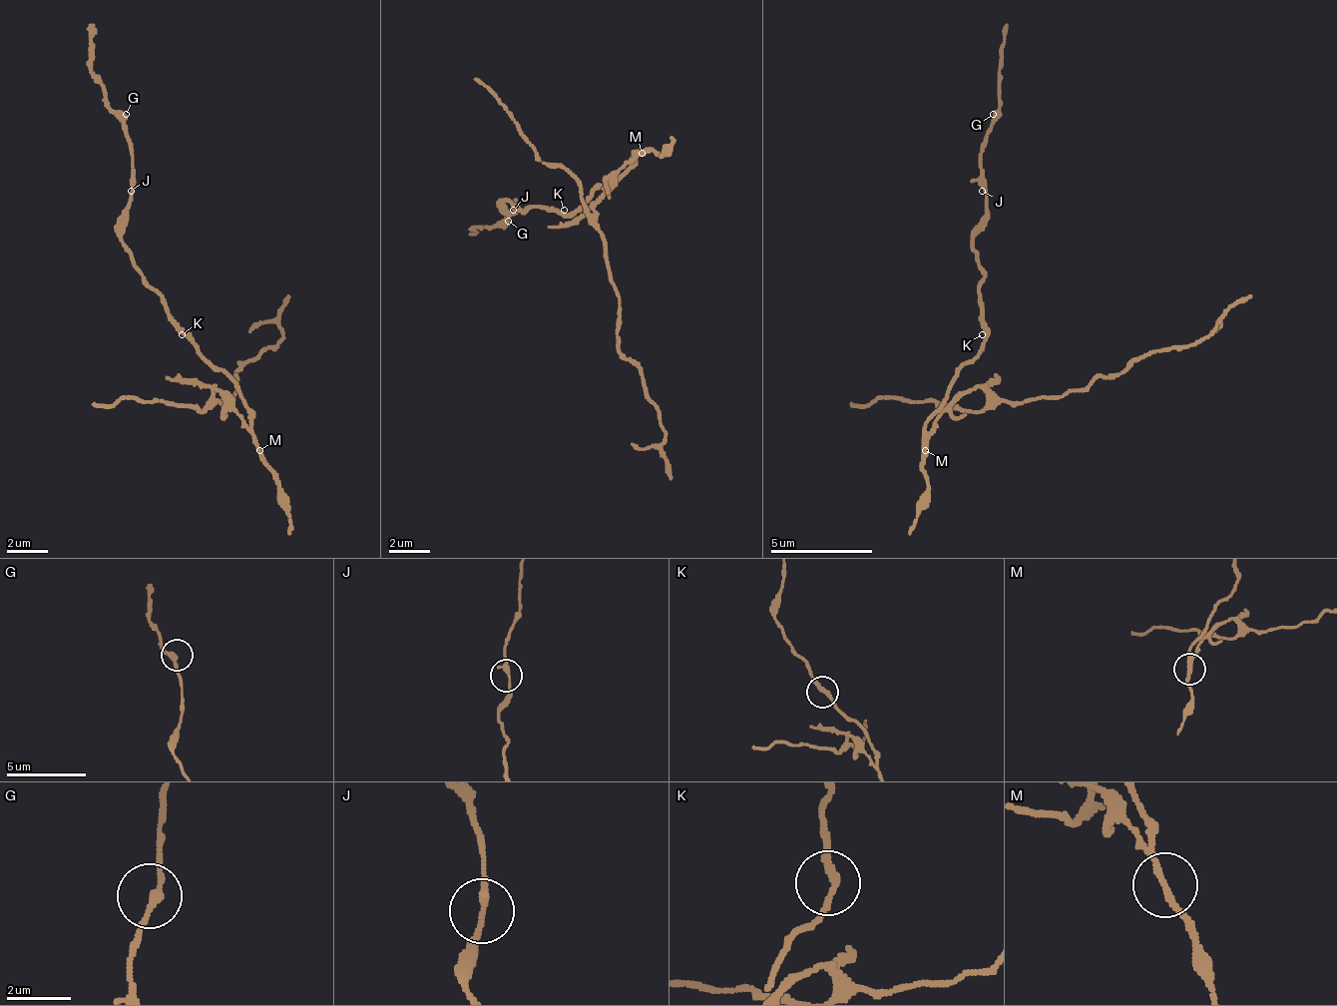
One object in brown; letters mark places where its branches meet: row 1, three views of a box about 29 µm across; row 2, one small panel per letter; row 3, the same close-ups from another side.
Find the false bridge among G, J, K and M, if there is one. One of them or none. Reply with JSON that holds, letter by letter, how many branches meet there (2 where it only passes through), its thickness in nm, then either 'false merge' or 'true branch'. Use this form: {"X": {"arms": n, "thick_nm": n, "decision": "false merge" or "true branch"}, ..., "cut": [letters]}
{"G": {"arms": 2, "thick_nm": 240, "decision": "true branch"}, "J": {"arms": 2, "thick_nm": 200, "decision": "true branch"}, "K": {"arms": 2, "thick_nm": 200, "decision": "true branch"}, "M": {"arms": 2, "thick_nm": 220, "decision": "false merge"}, "cut": ["M"]}

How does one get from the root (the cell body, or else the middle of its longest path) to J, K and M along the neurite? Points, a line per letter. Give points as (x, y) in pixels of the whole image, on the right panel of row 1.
J: (967, 364), (982, 344), (982, 293), (977, 287), (982, 267), (972, 248), (977, 222), (988, 212), (982, 191)
K: (967, 364), (977, 354), (982, 334)
M: (967, 364), (947, 390), (931, 421), (931, 431), (926, 436), (926, 451)

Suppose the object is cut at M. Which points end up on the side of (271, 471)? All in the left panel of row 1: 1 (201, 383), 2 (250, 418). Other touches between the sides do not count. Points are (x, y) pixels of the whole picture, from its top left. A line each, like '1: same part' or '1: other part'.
1: other part
2: same part

